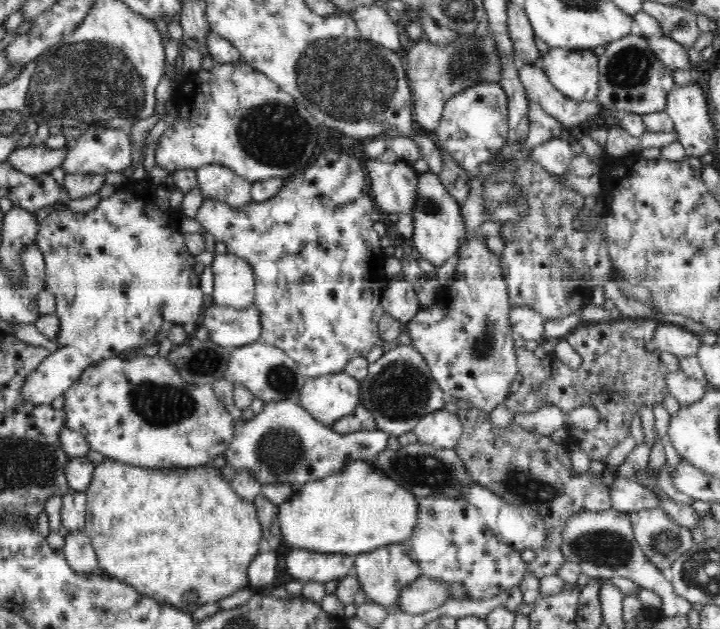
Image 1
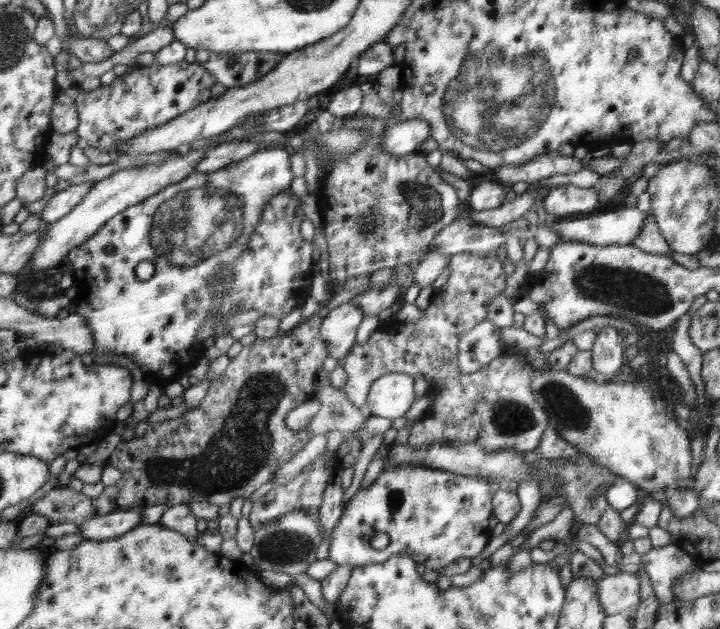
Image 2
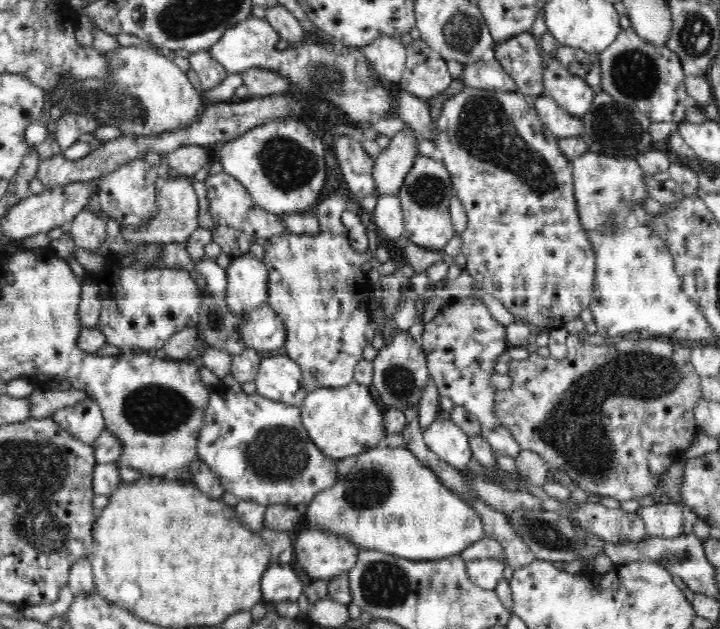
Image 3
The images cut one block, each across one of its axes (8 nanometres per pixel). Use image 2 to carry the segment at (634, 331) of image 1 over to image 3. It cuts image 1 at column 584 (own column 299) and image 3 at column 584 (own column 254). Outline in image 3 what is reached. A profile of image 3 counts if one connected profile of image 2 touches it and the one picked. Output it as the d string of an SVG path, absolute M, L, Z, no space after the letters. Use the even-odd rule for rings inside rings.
M572 333L567 340L567 347L567 356L560 360L552 357L543 358L534 352L530 353L526 360L510 361L508 375L512 379L512 384L509 389L496 390L494 410L492 410L494 415L512 434L520 449L538 453L545 461L548 470L556 468L564 470L574 484L588 494L599 494L600 497L611 496L620 502L632 498L640 500L644 496L652 495L661 475L669 469L670 465L675 464L678 458L684 457L684 452L690 446L690 442L700 432L693 408L703 398L703 392L701 391L701 378L690 361L691 349L682 346L675 339L656 340L647 338L645 335L626 337L610 346L608 344L594 346Z

